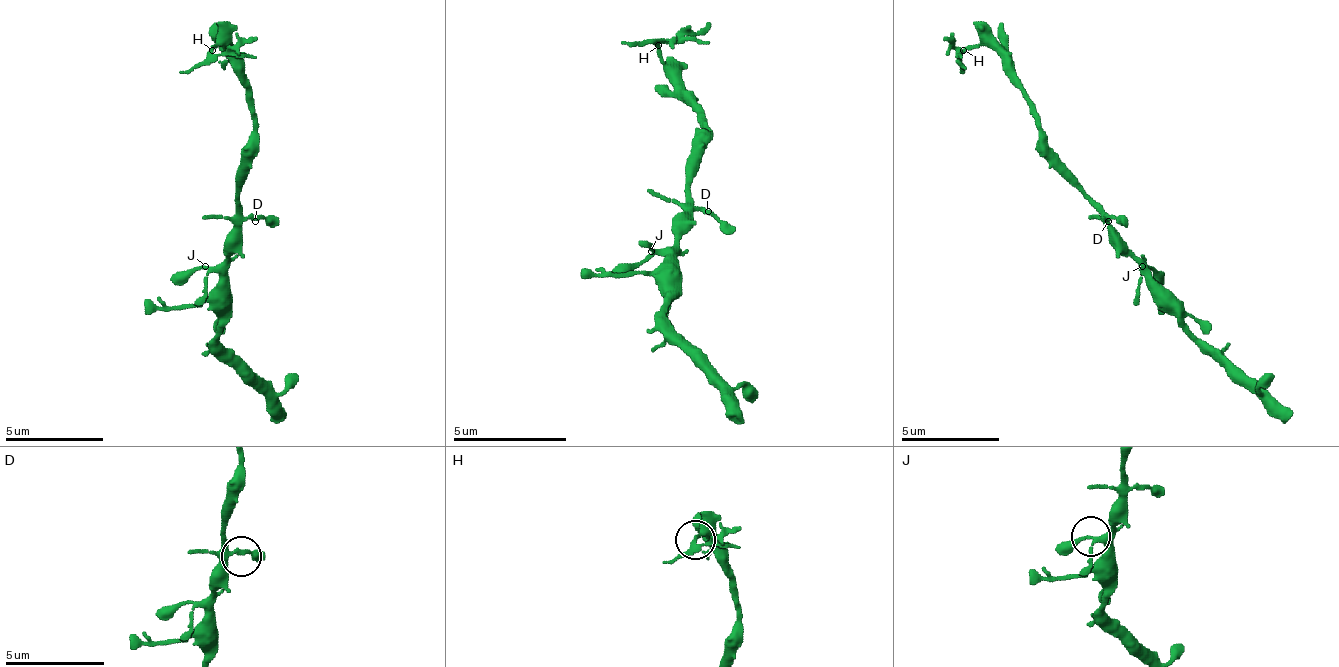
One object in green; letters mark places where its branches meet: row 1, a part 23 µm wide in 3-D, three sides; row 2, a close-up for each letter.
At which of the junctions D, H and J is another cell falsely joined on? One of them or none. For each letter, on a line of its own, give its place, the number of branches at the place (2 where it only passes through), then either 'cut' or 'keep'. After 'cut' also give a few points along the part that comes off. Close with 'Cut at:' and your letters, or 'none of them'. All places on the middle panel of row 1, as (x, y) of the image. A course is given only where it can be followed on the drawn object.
D: place (708, 211); branches 4; keep
H: place (658, 45); branches 4; cut; course (657, 47), (679, 41), (708, 24)
J: place (651, 251); branches 4; keep
Cut at: H

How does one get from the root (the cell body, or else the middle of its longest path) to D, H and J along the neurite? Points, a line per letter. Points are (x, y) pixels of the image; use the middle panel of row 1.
D: (685, 200), (691, 200), (708, 211)
H: (685, 200), (691, 154), (708, 137), (708, 126), (702, 120), (702, 109), (674, 81), (657, 47)
J: (685, 200), (685, 234), (668, 251), (651, 251)

